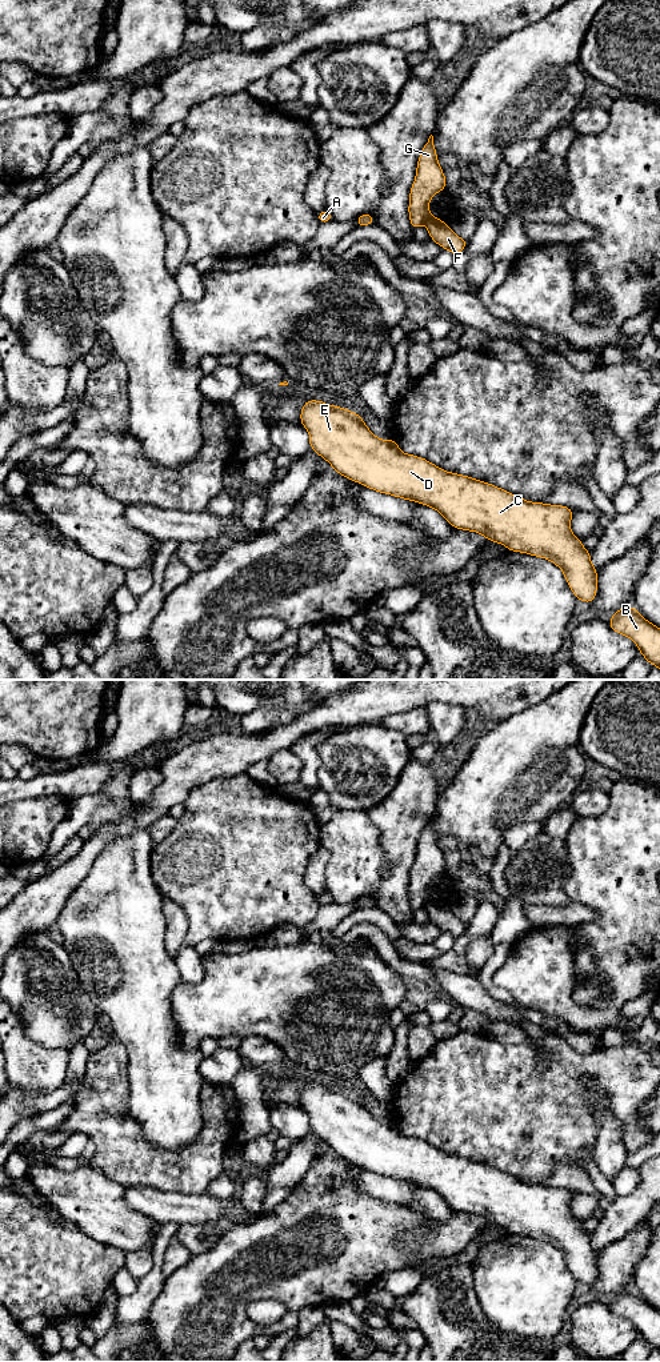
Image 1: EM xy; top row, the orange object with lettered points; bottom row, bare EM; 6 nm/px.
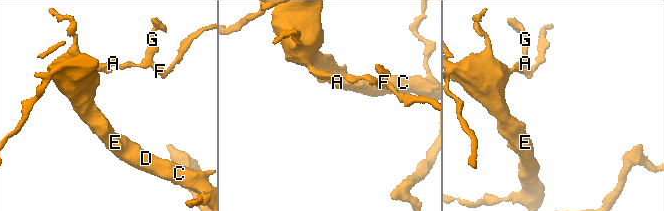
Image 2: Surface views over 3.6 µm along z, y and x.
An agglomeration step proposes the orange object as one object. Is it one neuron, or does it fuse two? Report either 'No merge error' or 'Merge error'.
Merge error

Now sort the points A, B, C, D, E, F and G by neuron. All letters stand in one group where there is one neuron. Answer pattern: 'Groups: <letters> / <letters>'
Groups: A B C D E G / F

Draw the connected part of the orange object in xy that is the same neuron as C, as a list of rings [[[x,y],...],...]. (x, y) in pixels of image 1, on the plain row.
[[[307,1082],[300,1105],[309,1115],[309,1130],[345,1161],[375,1174],[416,1183],[437,1193],[452,1210],[476,1214],[487,1222],[520,1234],[549,1242],[563,1253],[576,1282],[591,1286],[597,1277],[597,1250],[571,1213],[573,1191],[564,1187],[527,1183],[496,1167],[469,1158],[447,1154],[427,1141],[403,1135],[395,1121],[375,1118],[360,1097],[325,1083]]]

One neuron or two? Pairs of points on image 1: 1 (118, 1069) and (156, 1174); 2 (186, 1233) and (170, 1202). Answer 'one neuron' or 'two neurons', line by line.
1: one neuron
2: two neurons

